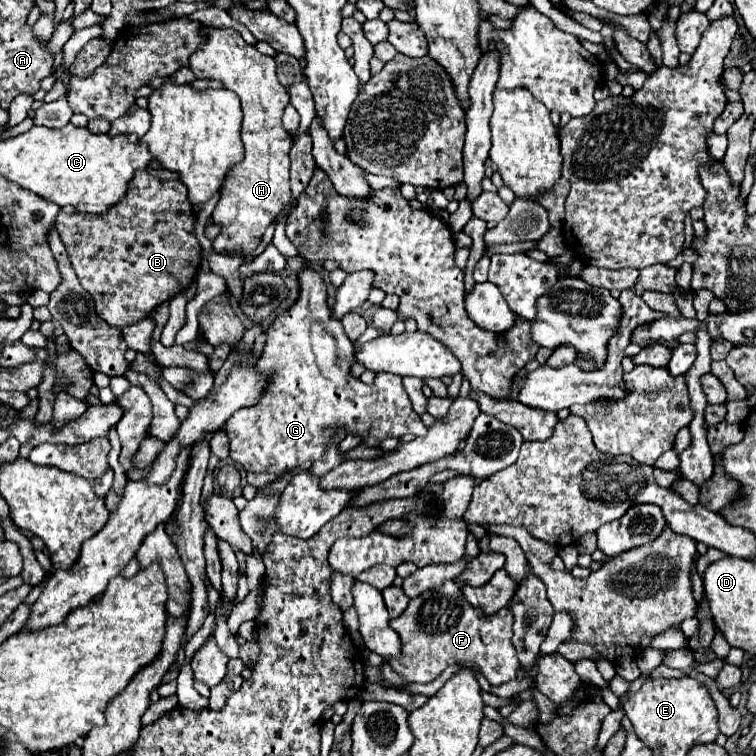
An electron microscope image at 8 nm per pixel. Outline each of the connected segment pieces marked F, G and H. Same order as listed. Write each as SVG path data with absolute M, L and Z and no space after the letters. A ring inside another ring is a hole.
M447 581L445 585L441 585L441 589L433 589L429 593L423 593L423 595L411 599L409 607L397 619L391 621L391 627L401 637L401 657L391 657L391 659L387 659L387 663L391 665L393 671L397 671L409 683L431 683L449 665L455 665L459 661L475 663L493 687L503 685L505 681L517 679L519 661L517 661L517 655L515 655L515 649L511 643L513 613L505 607L493 615L483 615L479 609L473 609L469 605L469 601L465 601L465 597L455 581Z
M313 267L301 269L297 301L275 317L265 337L265 349L257 363L257 369L269 371L265 393L255 405L237 409L225 425L225 433L231 439L229 457L245 471L281 475L287 469L303 465L305 461L315 463L325 457L329 441L339 431L343 431L345 435L359 435L361 443L369 447L381 447L381 443L389 437L401 437L407 433L423 437L427 433L421 417L411 407L399 375L381 371L375 375L373 385L365 385L361 379L351 375L353 343L349 341L343 323L333 317L333 311L327 305L327 283Z
M207 27L205 31L209 33L209 41L193 53L189 69L197 79L221 81L225 89L239 95L243 107L241 137L245 141L245 161L241 163L241 169L237 169L233 185L225 185L225 193L221 193L213 211L213 223L221 227L213 247L217 253L245 259L259 247L265 229L291 201L289 149L293 137L281 123L281 113L289 103L289 93L275 75L277 65L273 57L263 55L253 45L245 43L235 29Z

